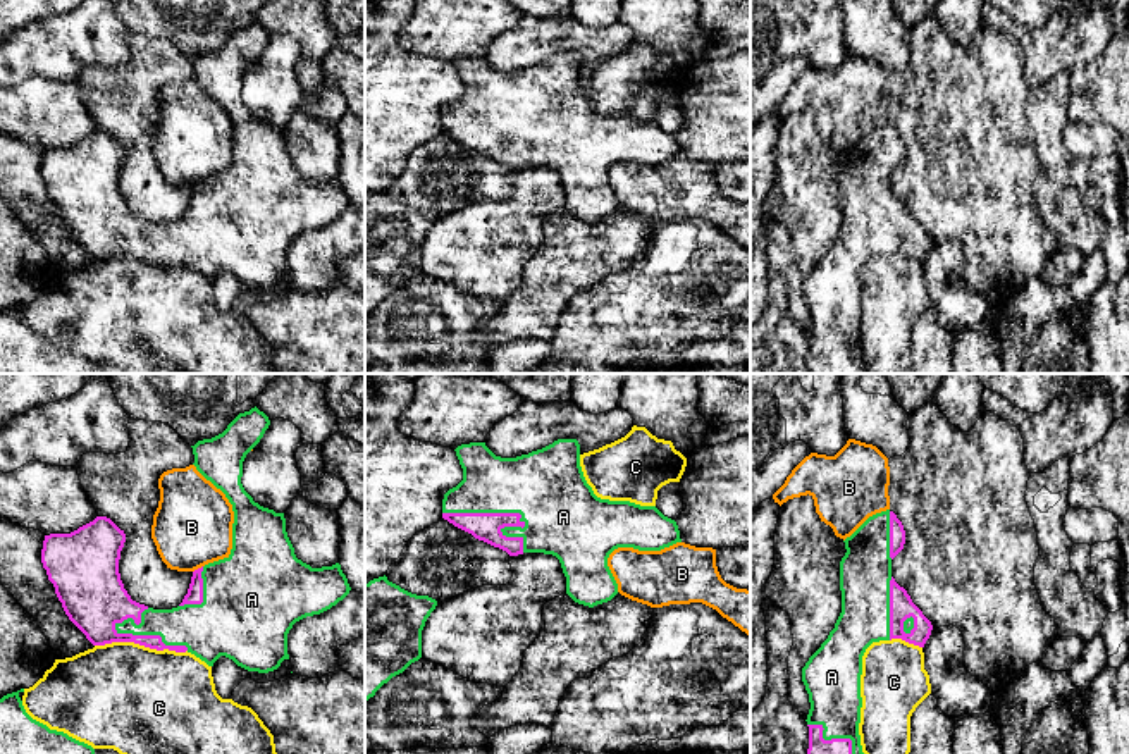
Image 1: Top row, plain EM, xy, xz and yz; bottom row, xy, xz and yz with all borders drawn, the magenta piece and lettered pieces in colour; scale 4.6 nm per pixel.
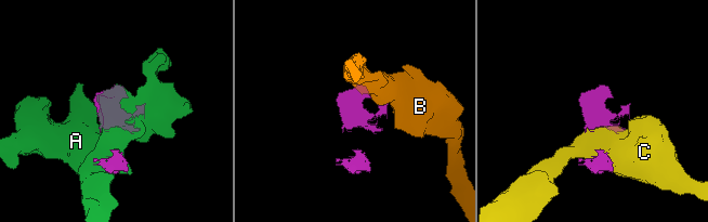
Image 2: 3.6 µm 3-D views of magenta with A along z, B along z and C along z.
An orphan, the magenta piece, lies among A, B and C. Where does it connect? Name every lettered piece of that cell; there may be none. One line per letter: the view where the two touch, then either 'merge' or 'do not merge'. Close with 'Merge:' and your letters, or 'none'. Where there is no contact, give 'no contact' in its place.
A: contact in xz; merge
B: contact in xy; do not merge
C: contact in xy; do not merge
Merge: A

